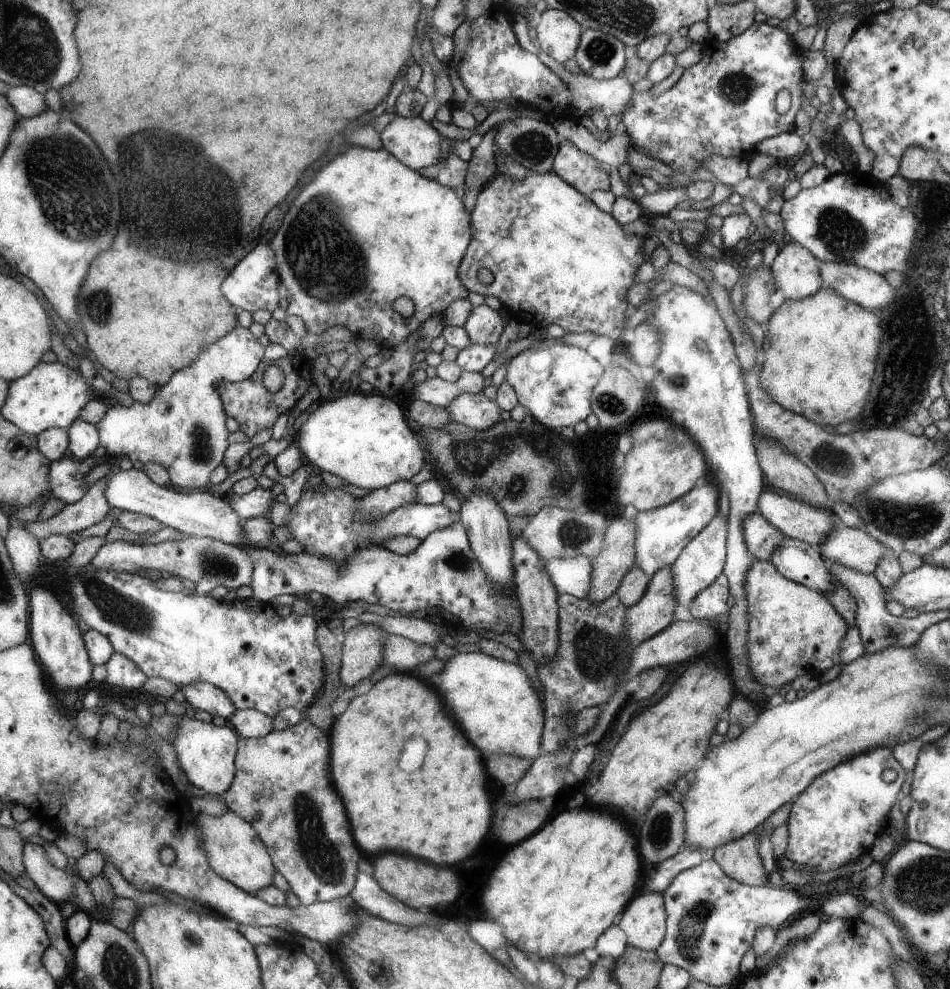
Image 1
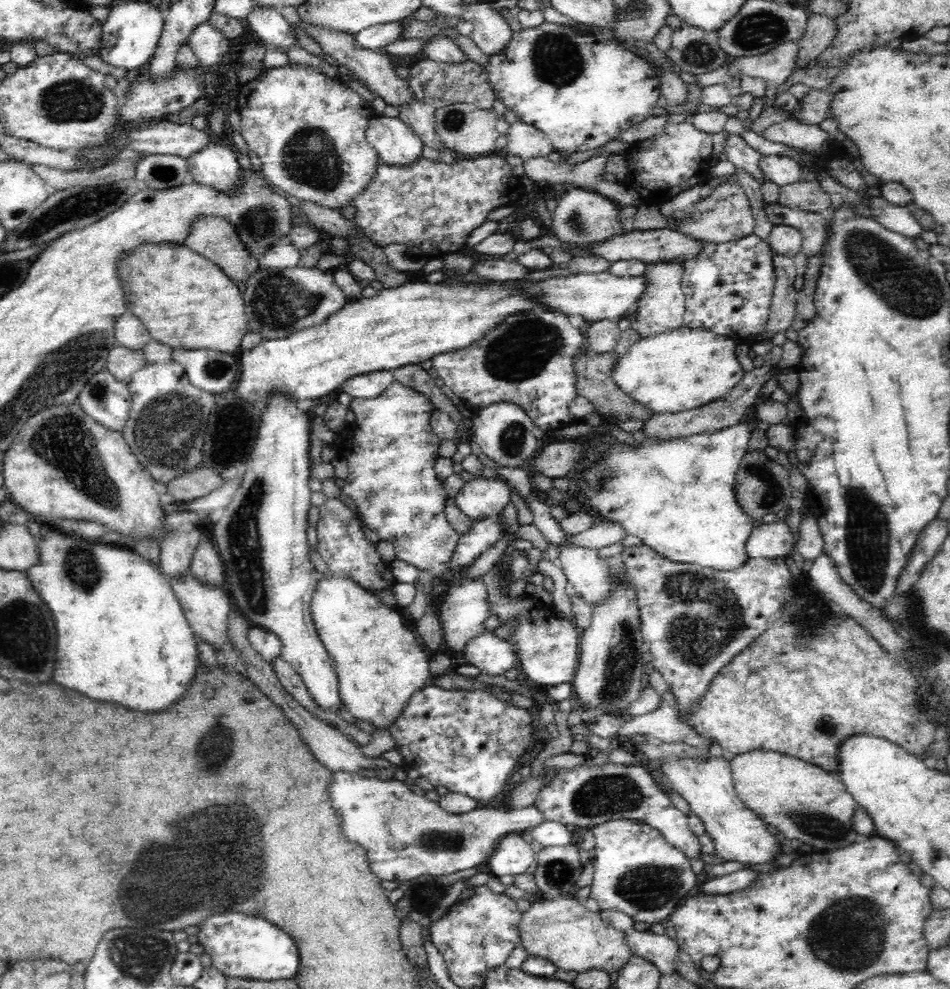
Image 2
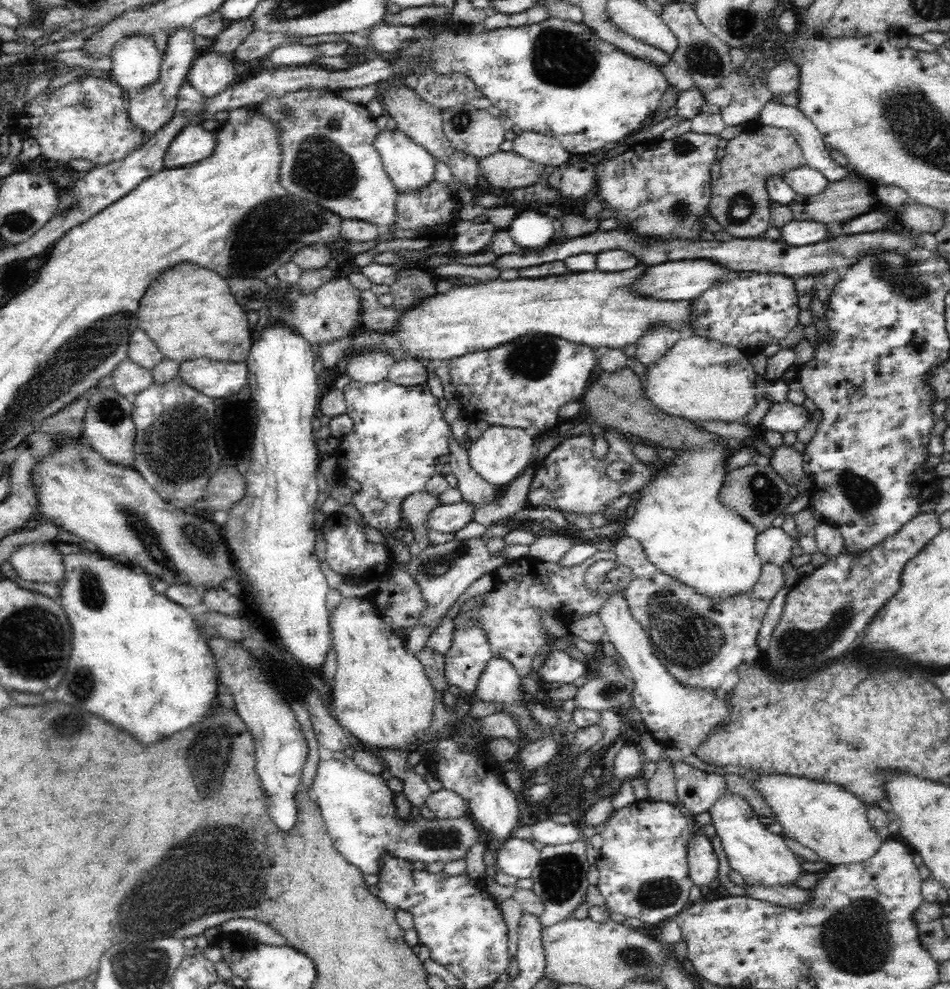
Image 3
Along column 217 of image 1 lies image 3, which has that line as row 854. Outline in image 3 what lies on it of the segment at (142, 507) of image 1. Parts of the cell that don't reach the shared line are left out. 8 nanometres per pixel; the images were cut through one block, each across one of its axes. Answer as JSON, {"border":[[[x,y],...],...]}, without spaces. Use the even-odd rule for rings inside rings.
{"border":[[[514,836],[497,845],[494,852],[494,866],[514,879],[530,877],[541,859],[541,850],[534,847],[532,841],[528,842]]]}

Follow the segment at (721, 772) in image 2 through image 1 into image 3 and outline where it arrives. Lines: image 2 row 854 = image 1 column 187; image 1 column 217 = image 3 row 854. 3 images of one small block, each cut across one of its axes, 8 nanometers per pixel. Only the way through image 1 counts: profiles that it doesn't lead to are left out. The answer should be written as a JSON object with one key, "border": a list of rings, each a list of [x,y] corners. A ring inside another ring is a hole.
{"border":[[[726,792],[709,808],[712,826],[720,837],[731,870],[736,870],[750,885],[794,886],[796,879],[805,872],[799,858],[784,842],[783,834],[773,834],[760,822],[760,816],[740,795]]]}

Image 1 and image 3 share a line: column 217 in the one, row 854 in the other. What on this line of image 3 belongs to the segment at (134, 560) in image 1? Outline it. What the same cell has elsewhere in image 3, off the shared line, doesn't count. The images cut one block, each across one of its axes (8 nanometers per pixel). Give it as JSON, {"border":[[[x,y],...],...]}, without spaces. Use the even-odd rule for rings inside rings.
{"border":[[[578,839],[561,845],[545,845],[541,849],[540,862],[531,874],[533,891],[544,903],[543,913],[539,916],[542,927],[552,926],[555,922],[564,920],[585,902],[590,882],[586,877],[591,866],[586,857],[586,845]]]}

